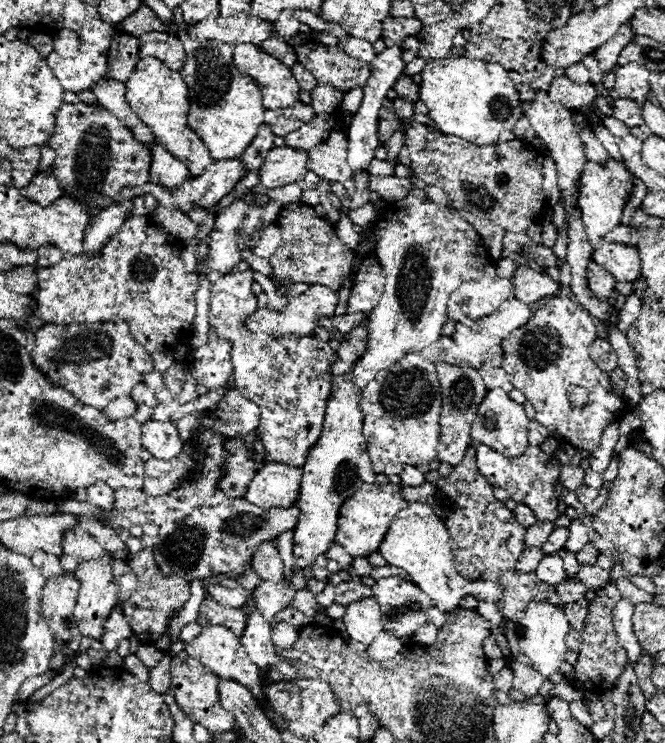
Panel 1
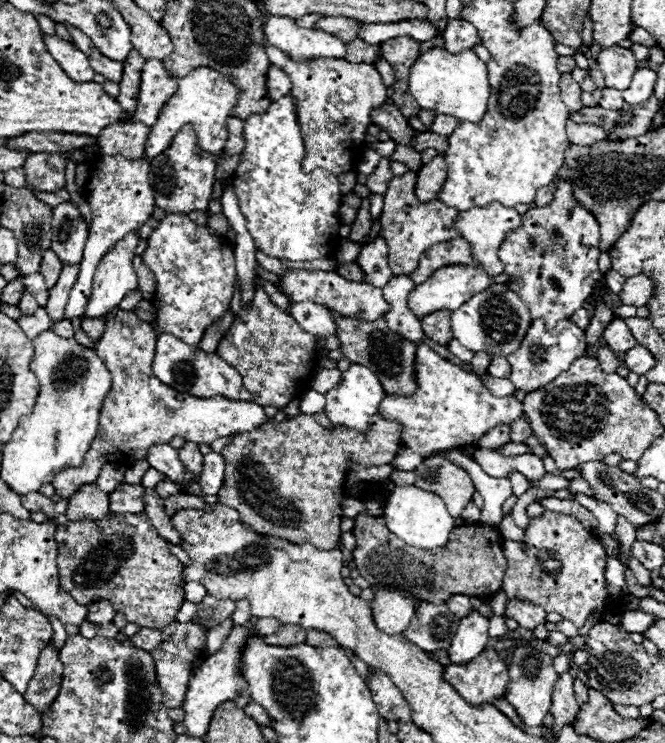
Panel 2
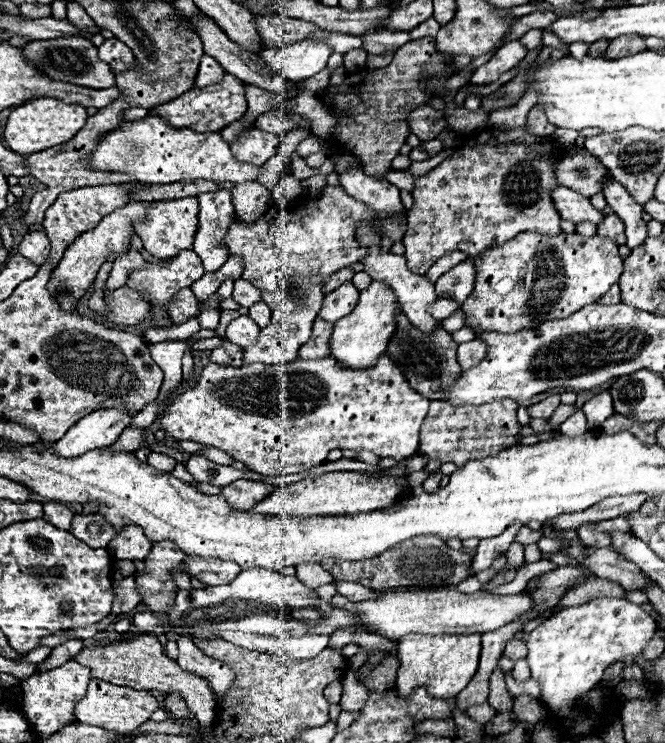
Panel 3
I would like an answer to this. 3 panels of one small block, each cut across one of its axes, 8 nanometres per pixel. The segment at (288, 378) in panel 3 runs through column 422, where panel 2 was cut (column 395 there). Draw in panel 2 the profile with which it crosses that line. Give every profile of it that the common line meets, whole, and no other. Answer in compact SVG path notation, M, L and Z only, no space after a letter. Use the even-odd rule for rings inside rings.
M426 344L416 348L416 378L418 392L414 396L386 396L378 408L384 418L404 426L402 446L416 454L426 456L450 446L472 446L492 426L512 424L522 414L522 402L514 396L492 396L476 374L442 358Z

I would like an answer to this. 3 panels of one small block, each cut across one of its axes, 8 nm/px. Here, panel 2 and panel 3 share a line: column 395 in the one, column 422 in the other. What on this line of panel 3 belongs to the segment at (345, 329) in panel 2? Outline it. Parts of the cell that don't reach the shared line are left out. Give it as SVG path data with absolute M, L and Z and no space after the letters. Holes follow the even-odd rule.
M410 326L408 330L396 330L392 334L384 354L402 370L402 374L406 376L406 380L416 392L420 392L428 400L442 400L444 394L440 394L440 390L448 382L452 382L456 374L460 374L460 364L456 360L456 348L458 344L442 328L440 330L436 328L430 334L426 334L426 332L420 332L416 326Z

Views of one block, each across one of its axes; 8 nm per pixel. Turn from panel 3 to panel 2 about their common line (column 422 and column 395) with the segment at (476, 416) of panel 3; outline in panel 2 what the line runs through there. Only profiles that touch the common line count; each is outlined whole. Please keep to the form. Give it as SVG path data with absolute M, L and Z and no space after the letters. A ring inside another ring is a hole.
M304 414L284 422L268 420L264 426L252 432L236 434L234 440L222 450L226 458L226 476L224 476L224 486L218 492L218 498L222 504L238 510L240 520L260 534L286 538L294 544L306 540L318 546L320 550L332 550L340 536L340 522L342 522L340 502L342 502L342 486L346 480L348 466L390 464L398 454L398 450L402 448L400 436L402 436L400 424L396 424L394 420L384 420L380 414L372 418L366 434L336 424L324 428L312 416L304 416Z

